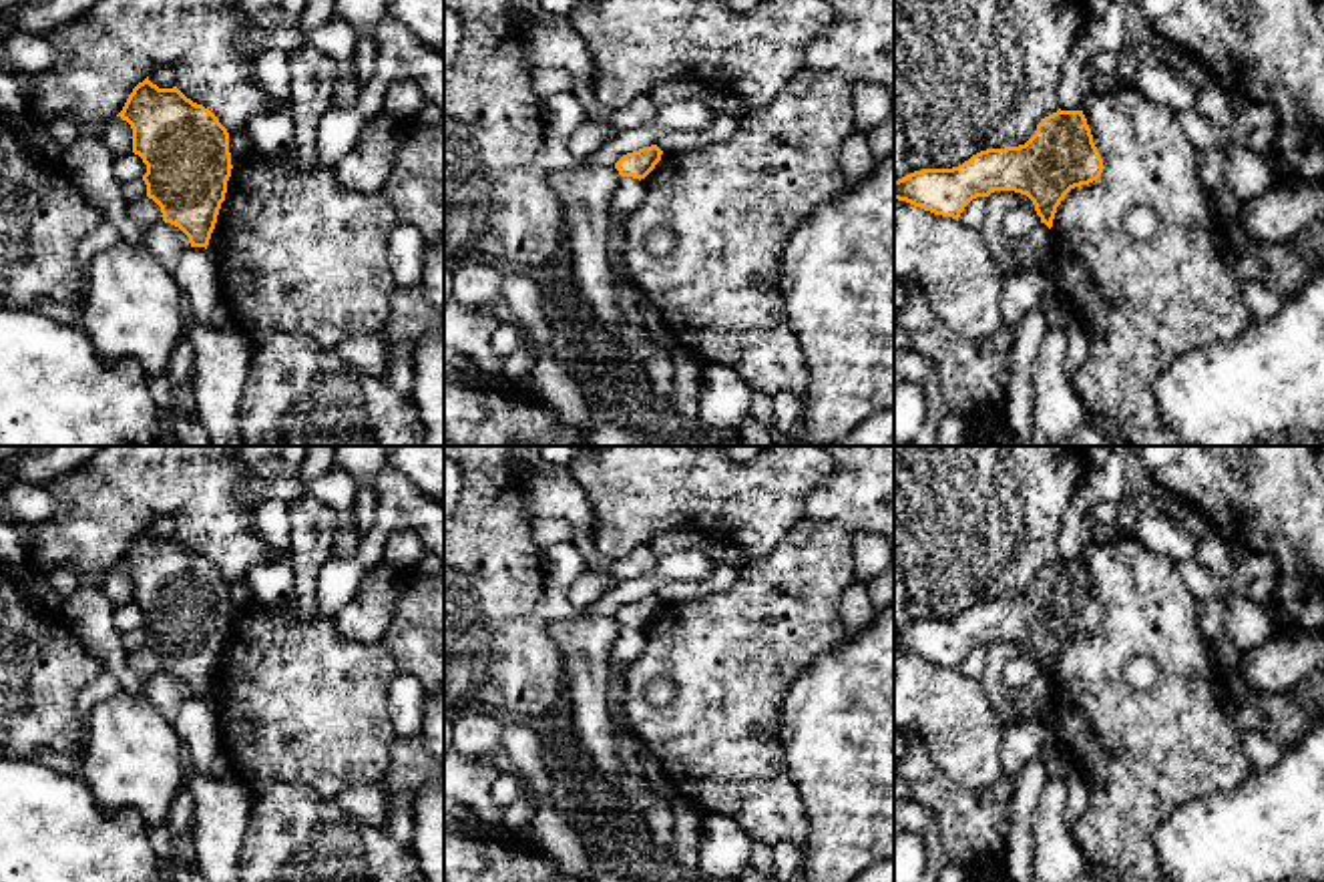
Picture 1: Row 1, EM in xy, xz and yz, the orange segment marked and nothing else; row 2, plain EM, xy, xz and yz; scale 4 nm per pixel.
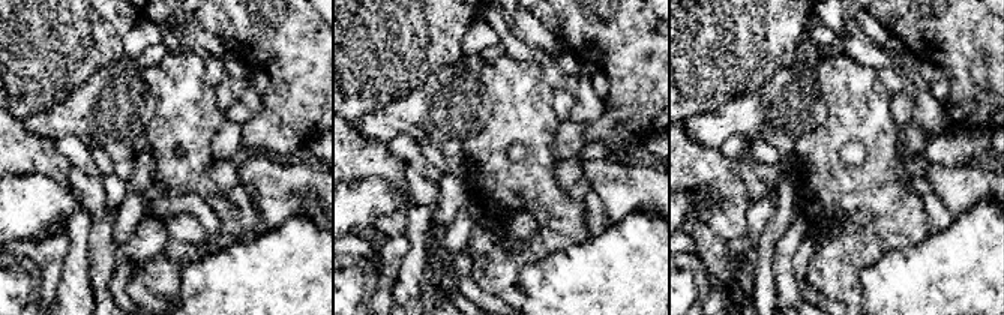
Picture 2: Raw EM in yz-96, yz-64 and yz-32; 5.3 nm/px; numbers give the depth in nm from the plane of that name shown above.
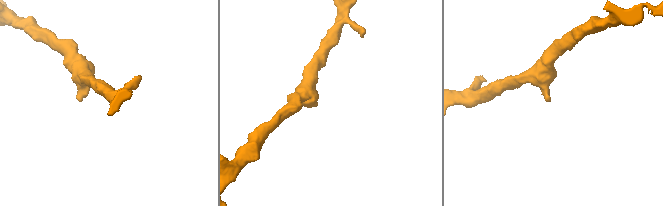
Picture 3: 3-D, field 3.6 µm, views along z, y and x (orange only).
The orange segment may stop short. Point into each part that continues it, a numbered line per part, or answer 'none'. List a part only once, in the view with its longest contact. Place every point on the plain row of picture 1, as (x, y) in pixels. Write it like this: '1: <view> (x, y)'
none

